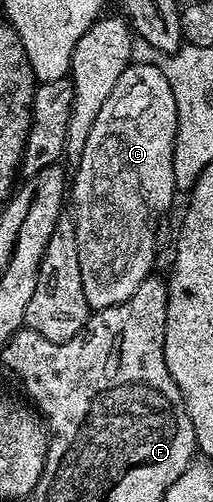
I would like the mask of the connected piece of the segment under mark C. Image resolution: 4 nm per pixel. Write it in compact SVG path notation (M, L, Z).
M131 62L130 66L120 73L120 81L116 81L116 89L112 89L108 101L104 101L104 109L96 113L96 121L84 141L84 153L76 160L78 172L72 175L72 195L74 191L74 232L76 233L76 245L78 246L78 260L80 261L80 277L84 281L84 297L88 305L94 311L103 311L112 305L120 305L140 289L140 285L151 274L150 267L156 260L154 249L154 224L159 222L160 217L170 207L170 202L176 196L174 186L174 174L172 173L172 157L174 156L174 142L176 141L176 125L178 124L178 114L176 113L176 97L172 97L172 85L168 85L168 77L164 77L161 66L153 62L135 63Z

